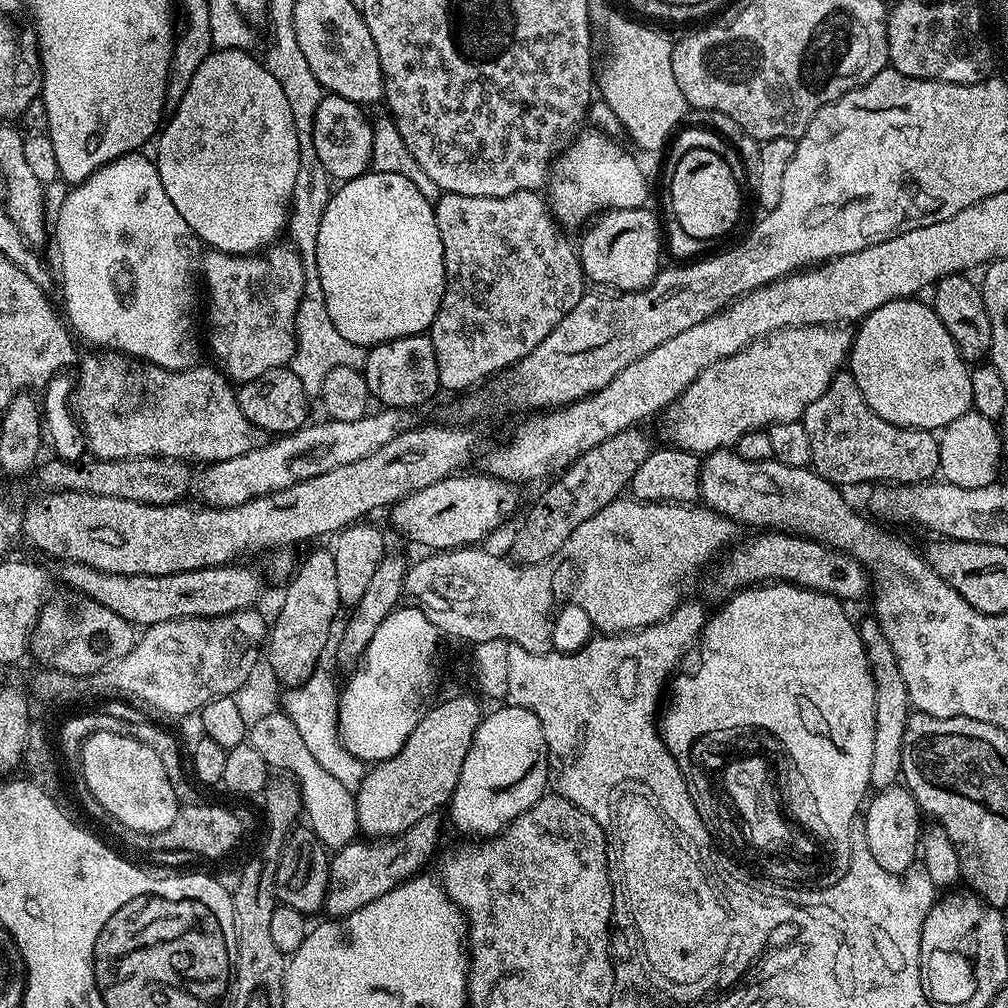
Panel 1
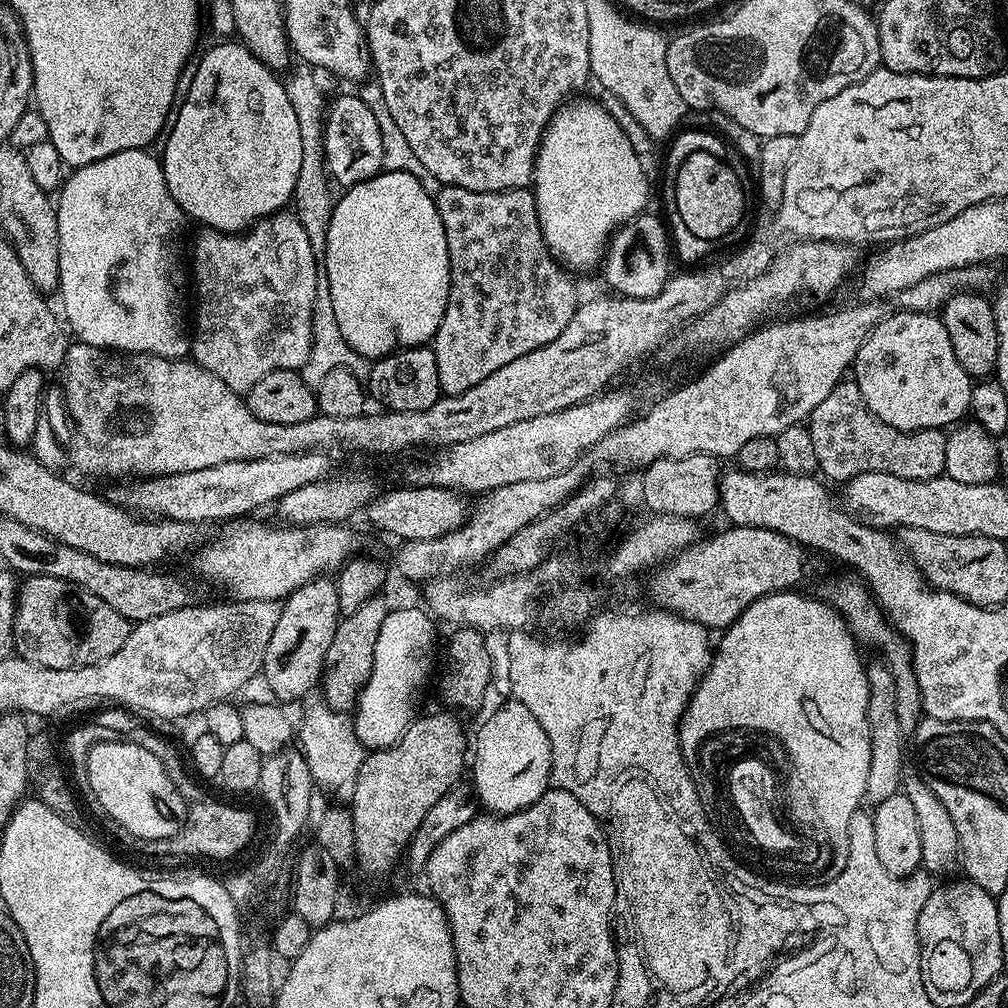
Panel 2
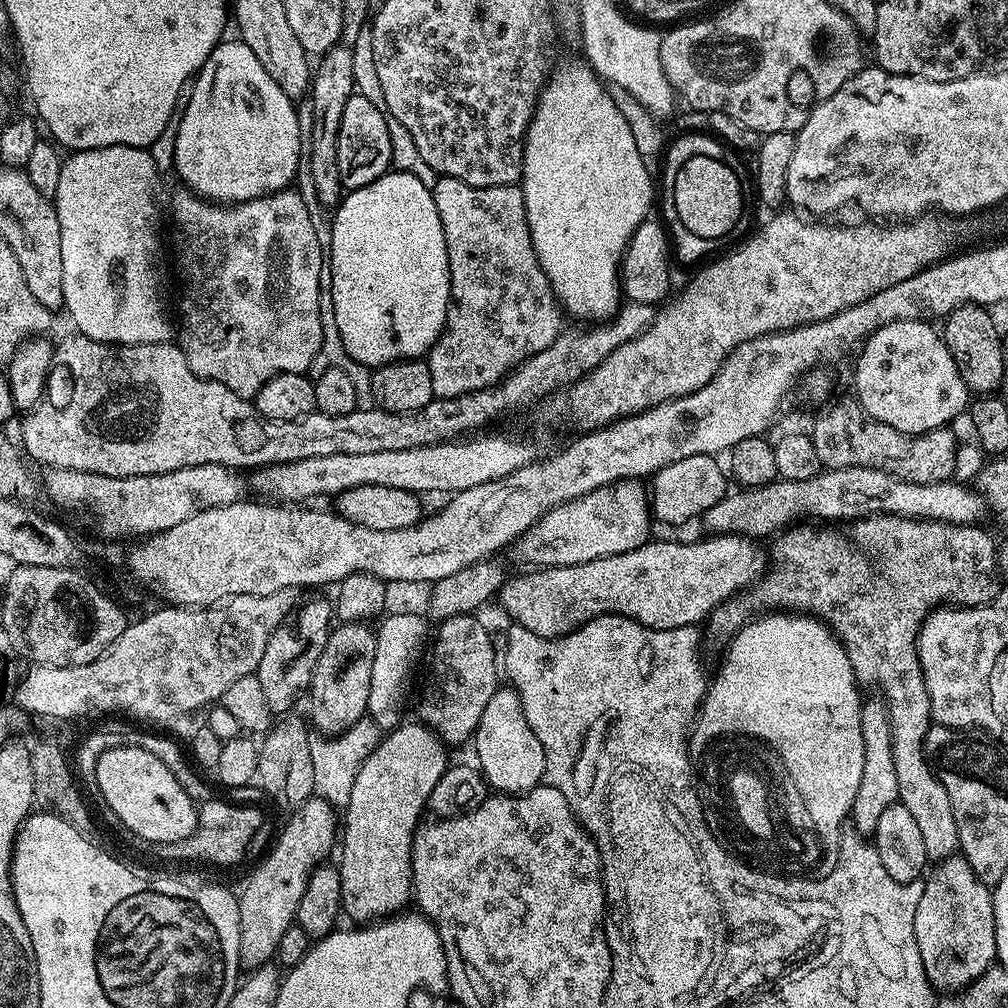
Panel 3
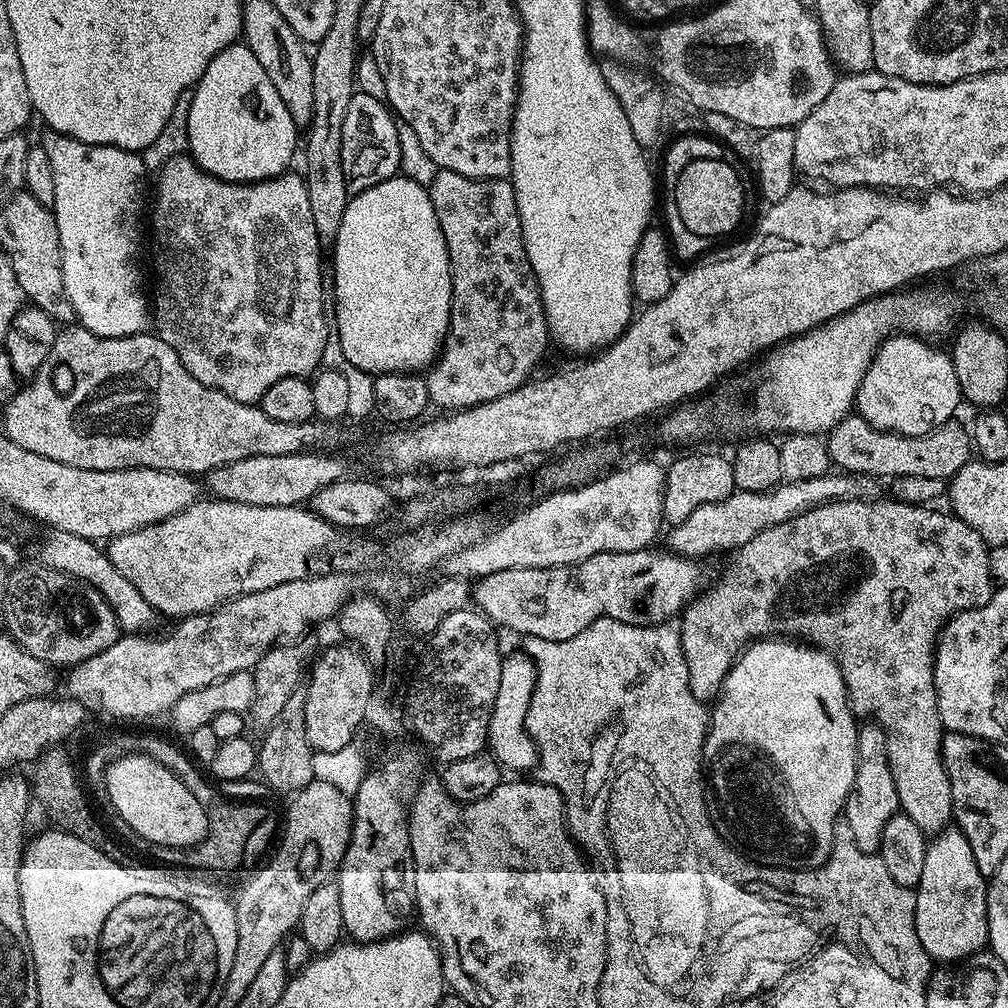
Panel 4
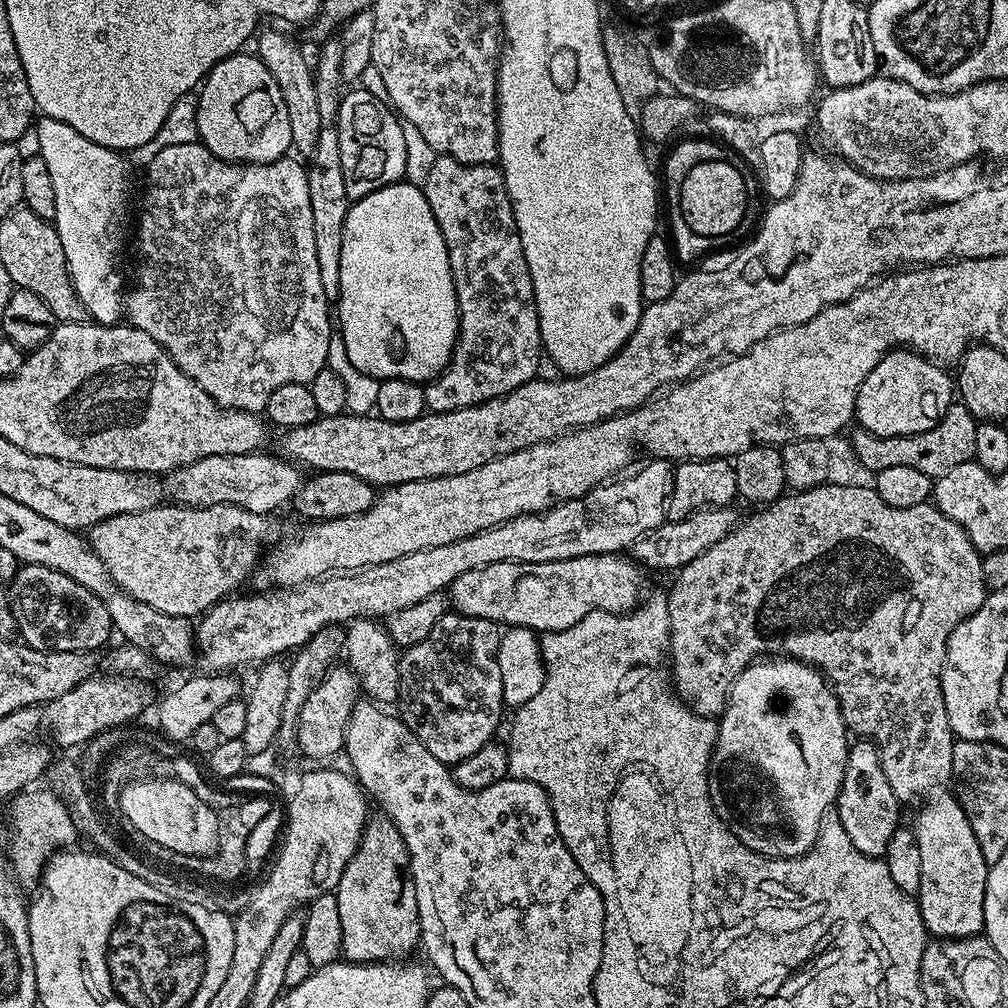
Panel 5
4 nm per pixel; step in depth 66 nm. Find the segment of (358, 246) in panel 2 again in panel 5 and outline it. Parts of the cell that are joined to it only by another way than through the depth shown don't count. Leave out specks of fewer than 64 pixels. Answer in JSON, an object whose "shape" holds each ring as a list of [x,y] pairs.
{"shape":[[[407,182],[387,184],[385,188],[379,188],[366,194],[349,207],[346,214],[346,230],[342,230],[342,270],[340,271],[338,307],[340,307],[338,331],[346,342],[346,354],[350,354],[350,362],[354,362],[354,366],[358,366],[358,370],[362,370],[362,374],[370,374],[379,381],[402,378],[403,380],[427,382],[435,380],[448,365],[456,345],[456,337],[460,335],[460,311],[452,281],[450,262],[446,254],[446,242],[442,238],[442,230],[438,230],[438,222],[434,222],[434,214],[426,202],[423,187]]]}

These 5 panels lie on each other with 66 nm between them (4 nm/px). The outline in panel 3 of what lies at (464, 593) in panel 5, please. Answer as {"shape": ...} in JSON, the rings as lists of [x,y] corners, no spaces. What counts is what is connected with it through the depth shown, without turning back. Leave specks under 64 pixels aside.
{"shape":[[[708,534],[705,540],[692,540],[689,544],[683,544],[680,540],[656,540],[649,539],[647,544],[638,546],[629,552],[623,552],[617,556],[599,556],[596,560],[590,562],[582,562],[574,566],[562,566],[561,568],[540,568],[539,570],[528,570],[525,576],[516,576],[505,579],[498,593],[498,601],[504,607],[504,612],[509,616],[509,621],[526,626],[526,630],[530,630],[539,636],[547,636],[555,638],[558,636],[567,636],[569,632],[575,632],[583,624],[594,619],[596,616],[628,616],[631,620],[637,620],[639,624],[645,624],[648,628],[691,628],[700,626],[707,621],[708,617],[718,607],[722,606],[731,596],[738,592],[745,591],[752,587],[761,576],[764,575],[770,564],[770,556],[766,551],[763,543],[757,542],[753,537],[748,535],[735,534]]]}

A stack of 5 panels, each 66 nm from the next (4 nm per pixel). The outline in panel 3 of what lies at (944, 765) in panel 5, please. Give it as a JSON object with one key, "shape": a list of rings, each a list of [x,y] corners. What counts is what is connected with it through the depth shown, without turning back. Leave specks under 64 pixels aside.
{"shape":[[[877,515],[866,516],[857,519],[853,523],[852,529],[849,530],[848,536],[844,532],[839,532],[839,527],[824,526],[828,528],[796,528],[798,526],[789,527],[787,530],[781,531],[779,535],[771,541],[770,544],[770,567],[765,571],[764,575],[752,585],[751,588],[736,593],[731,596],[722,606],[718,606],[712,615],[706,621],[706,632],[713,636],[716,640],[727,642],[736,635],[739,628],[743,628],[749,620],[761,615],[767,614],[773,610],[787,610],[797,614],[811,614],[817,620],[823,620],[832,633],[840,639],[848,657],[852,663],[852,669],[856,675],[857,681],[861,685],[877,684],[881,688],[883,699],[886,701],[892,718],[892,737],[894,738],[894,766],[898,769],[898,794],[900,795],[899,803],[906,806],[906,810],[910,810],[910,814],[914,814],[916,823],[922,834],[922,839],[926,842],[926,854],[929,861],[939,862],[947,859],[948,856],[957,855],[960,847],[960,839],[958,838],[958,826],[954,822],[954,806],[950,806],[950,794],[946,794],[946,786],[942,786],[942,782],[937,778],[933,765],[924,754],[924,739],[929,728],[932,727],[934,721],[932,719],[932,711],[930,710],[930,694],[926,690],[926,682],[922,674],[922,666],[920,659],[916,653],[916,637],[920,635],[920,627],[924,624],[924,620],[930,612],[935,612],[941,606],[959,606],[961,608],[978,608],[982,604],[991,604],[997,594],[1000,593],[1002,581],[1000,571],[996,565],[996,545],[997,537],[992,537],[986,529],[980,528],[973,524],[948,524],[946,521],[938,520],[921,520],[912,519],[908,516],[893,515]]]}

